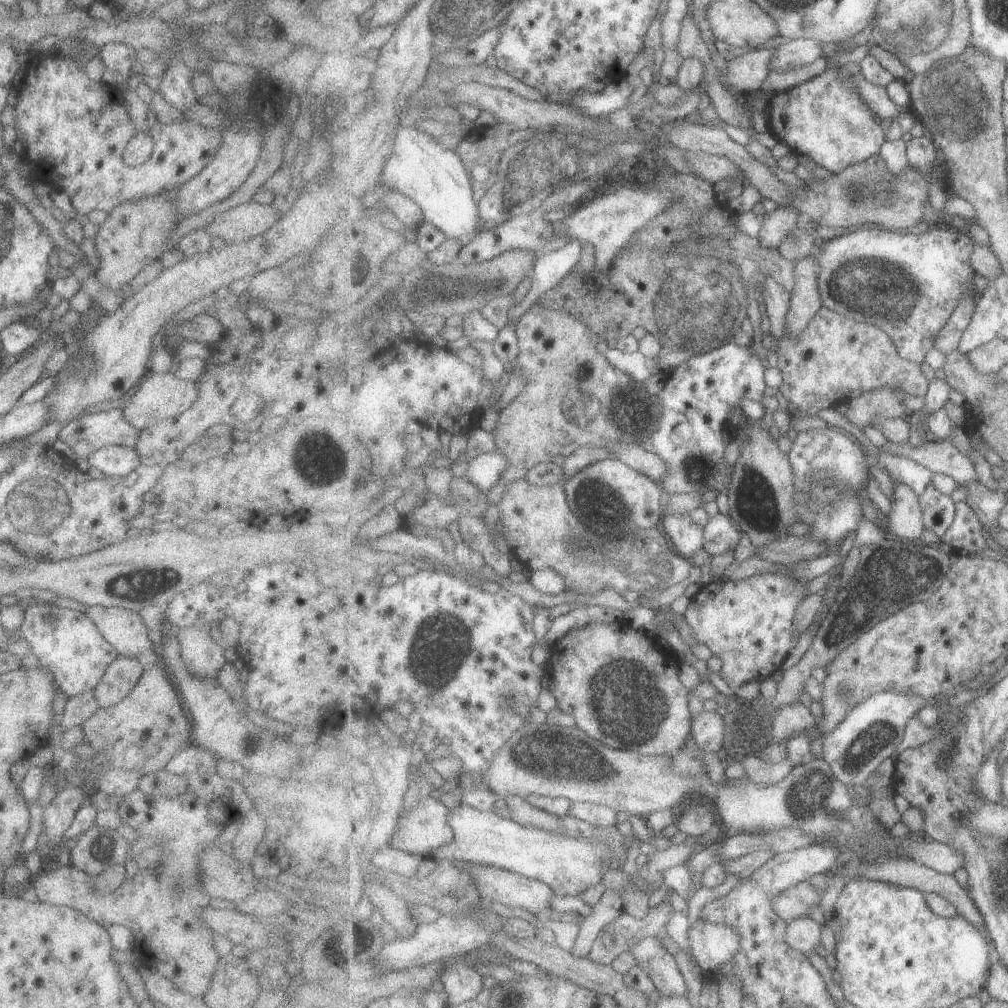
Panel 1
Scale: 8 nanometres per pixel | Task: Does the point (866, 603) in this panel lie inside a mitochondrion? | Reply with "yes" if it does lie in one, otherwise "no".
yes

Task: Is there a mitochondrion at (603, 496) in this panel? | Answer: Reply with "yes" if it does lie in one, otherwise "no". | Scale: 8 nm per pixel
yes

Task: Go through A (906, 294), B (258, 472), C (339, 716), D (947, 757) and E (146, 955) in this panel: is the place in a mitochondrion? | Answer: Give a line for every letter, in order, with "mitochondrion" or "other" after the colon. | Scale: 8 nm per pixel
A: mitochondrion
B: other
C: other
D: mitochondrion
E: other

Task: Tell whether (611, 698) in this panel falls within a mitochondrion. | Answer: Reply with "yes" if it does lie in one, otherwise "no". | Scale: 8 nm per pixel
yes

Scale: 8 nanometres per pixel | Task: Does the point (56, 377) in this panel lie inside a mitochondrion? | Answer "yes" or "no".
no

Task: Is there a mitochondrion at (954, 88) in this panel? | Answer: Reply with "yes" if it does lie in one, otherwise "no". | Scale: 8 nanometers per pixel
yes

